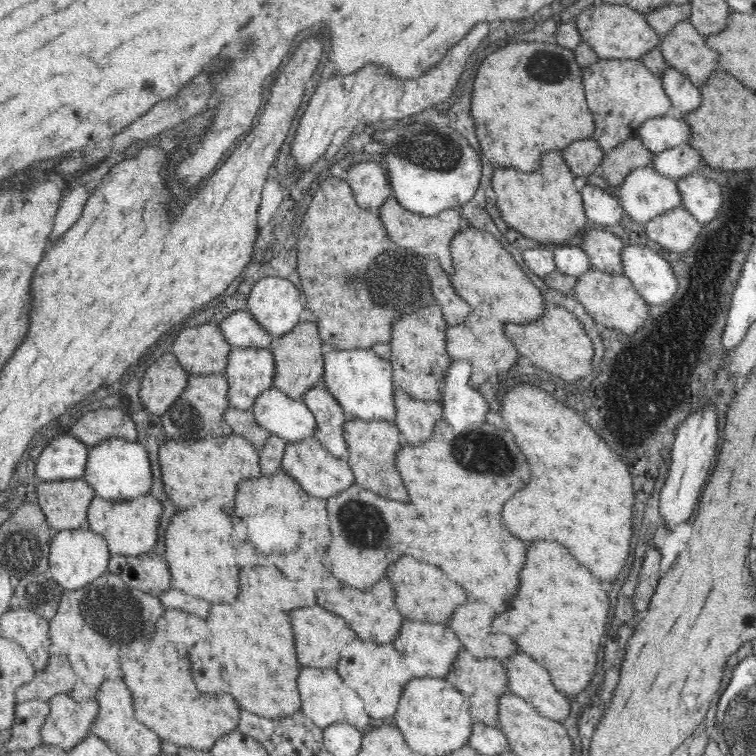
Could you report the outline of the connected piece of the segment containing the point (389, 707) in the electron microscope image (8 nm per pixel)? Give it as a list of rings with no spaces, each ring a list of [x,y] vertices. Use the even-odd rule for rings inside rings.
[[[360,638],[345,645],[335,668],[342,681],[360,695],[360,699],[364,701],[364,711],[370,715],[375,724],[381,723],[384,718],[394,716],[402,688],[412,678],[412,674],[410,676],[406,674],[406,666],[398,650],[396,650],[396,668],[394,668],[394,648],[380,648],[378,656],[378,648],[374,643]],[[384,668],[394,668],[394,670],[384,670]]]

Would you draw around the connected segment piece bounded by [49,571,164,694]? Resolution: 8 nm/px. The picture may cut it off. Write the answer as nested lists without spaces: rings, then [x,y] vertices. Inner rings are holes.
[[[109,571],[78,590],[63,589],[63,592],[56,614],[49,619],[50,636],[52,636],[52,642],[58,648],[62,648],[59,655],[66,656],[70,661],[78,680],[89,686],[95,694],[100,688],[100,684],[106,680],[124,676],[122,660],[126,658],[124,652],[127,652],[130,644],[132,644],[130,650],[134,650],[136,644],[140,644],[140,642],[146,648],[150,646],[156,629],[155,624],[164,614],[164,606],[157,596],[128,586],[118,575]]]

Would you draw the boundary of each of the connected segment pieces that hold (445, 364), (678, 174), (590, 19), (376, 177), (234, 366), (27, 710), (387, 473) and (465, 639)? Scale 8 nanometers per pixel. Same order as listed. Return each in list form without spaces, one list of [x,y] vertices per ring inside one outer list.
[[[434,302],[418,312],[402,314],[392,322],[390,338],[393,384],[406,395],[420,400],[442,404],[442,380],[450,368],[451,356],[446,351],[446,328],[448,324],[442,317],[442,309]]]
[[[690,144],[664,150],[664,152],[654,154],[652,158],[652,168],[675,181],[697,172],[703,165],[700,151]]]
[[[602,2],[597,7],[586,7],[574,22],[582,42],[590,45],[600,59],[640,60],[646,52],[658,47],[661,40],[661,35],[646,21],[645,14],[622,4]]]
[[[372,159],[356,163],[345,172],[344,178],[360,208],[378,212],[383,202],[393,196],[384,170],[386,167],[380,161]]]
[[[231,347],[224,372],[230,407],[251,411],[262,392],[273,386],[274,372],[270,348]]]
[[[17,701],[14,711],[16,711],[16,718],[14,718],[14,724],[10,728],[11,738],[8,749],[10,751],[37,752],[37,747],[43,743],[40,728],[50,712],[49,703]]]
[[[348,417],[344,435],[346,445],[348,445],[346,461],[353,471],[355,484],[380,496],[390,496],[390,500],[408,502],[408,490],[404,488],[402,475],[395,466],[396,452],[400,450],[404,439],[394,422],[388,423],[386,420],[366,421]]]
[[[468,596],[467,602],[464,602],[462,606],[459,606],[454,610],[454,614],[452,614],[452,618],[448,620],[447,627],[450,627],[452,631],[456,634],[456,637],[462,643],[463,648],[470,652],[474,657],[479,660],[485,659],[488,657],[494,657],[493,653],[493,643],[488,642],[488,634],[492,632],[490,628],[490,624],[495,618],[495,611],[489,607],[486,603],[482,601],[471,600]]]

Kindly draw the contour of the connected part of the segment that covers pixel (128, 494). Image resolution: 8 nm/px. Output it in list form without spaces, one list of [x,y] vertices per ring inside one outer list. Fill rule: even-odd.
[[[113,438],[102,441],[88,450],[84,480],[96,494],[109,501],[128,501],[148,495],[152,490],[152,464],[145,445],[138,441]]]

